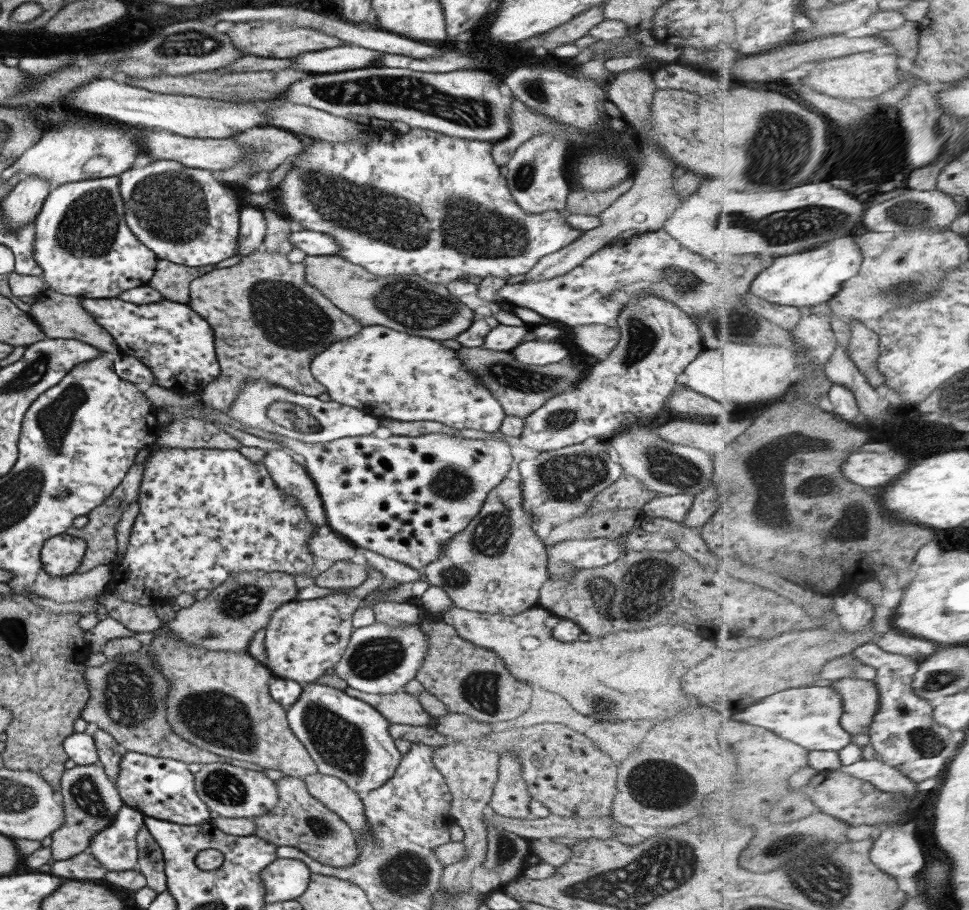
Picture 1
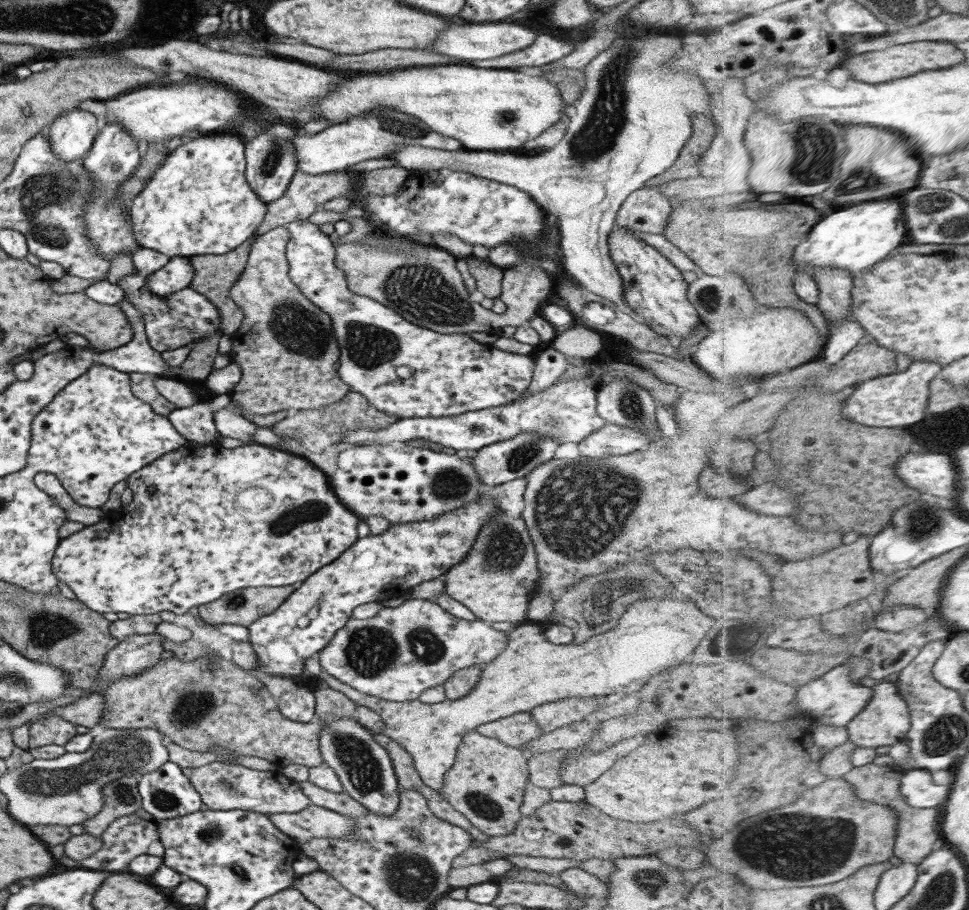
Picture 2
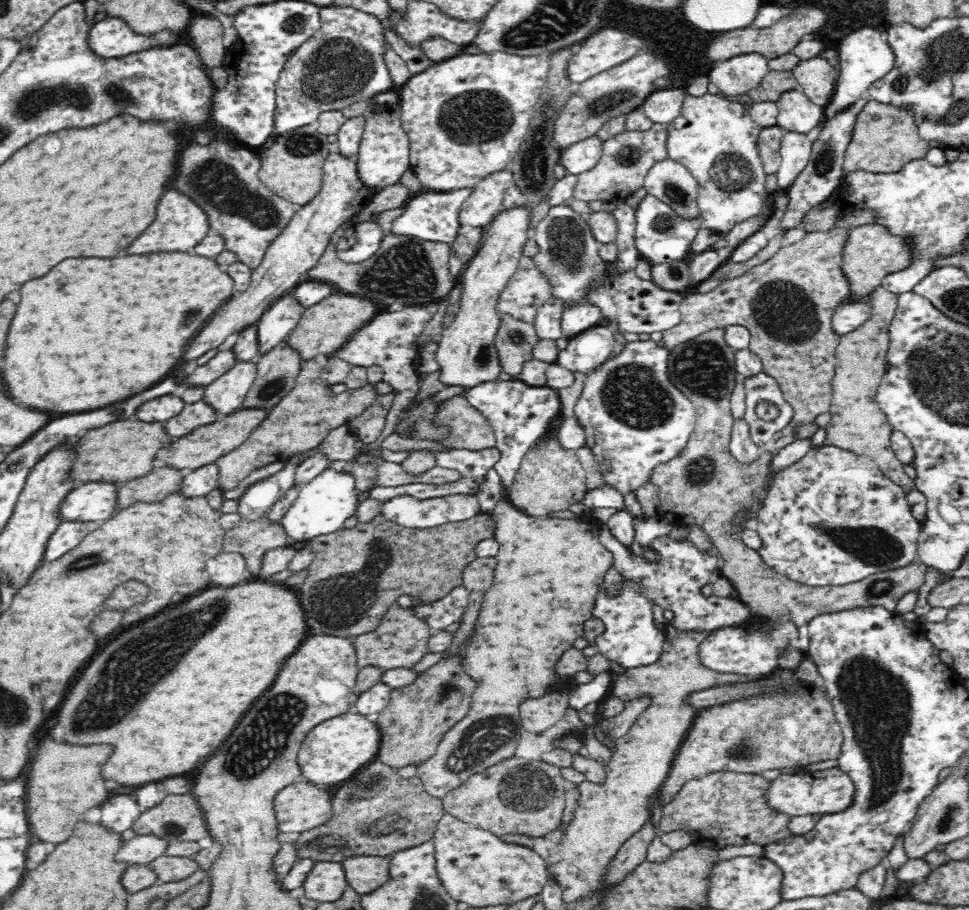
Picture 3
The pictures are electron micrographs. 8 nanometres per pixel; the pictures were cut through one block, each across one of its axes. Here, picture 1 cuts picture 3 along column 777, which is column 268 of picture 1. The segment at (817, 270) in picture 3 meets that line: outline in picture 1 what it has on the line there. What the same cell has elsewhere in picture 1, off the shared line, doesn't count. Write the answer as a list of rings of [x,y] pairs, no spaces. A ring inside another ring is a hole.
[[[259,252],[230,268],[212,269],[188,287],[189,308],[211,328],[219,374],[198,399],[223,412],[229,409],[243,381],[265,379],[290,392],[317,397],[325,393],[308,370],[313,356],[331,343],[350,338],[362,328],[345,312],[305,283],[302,264],[290,264],[281,252]]]

